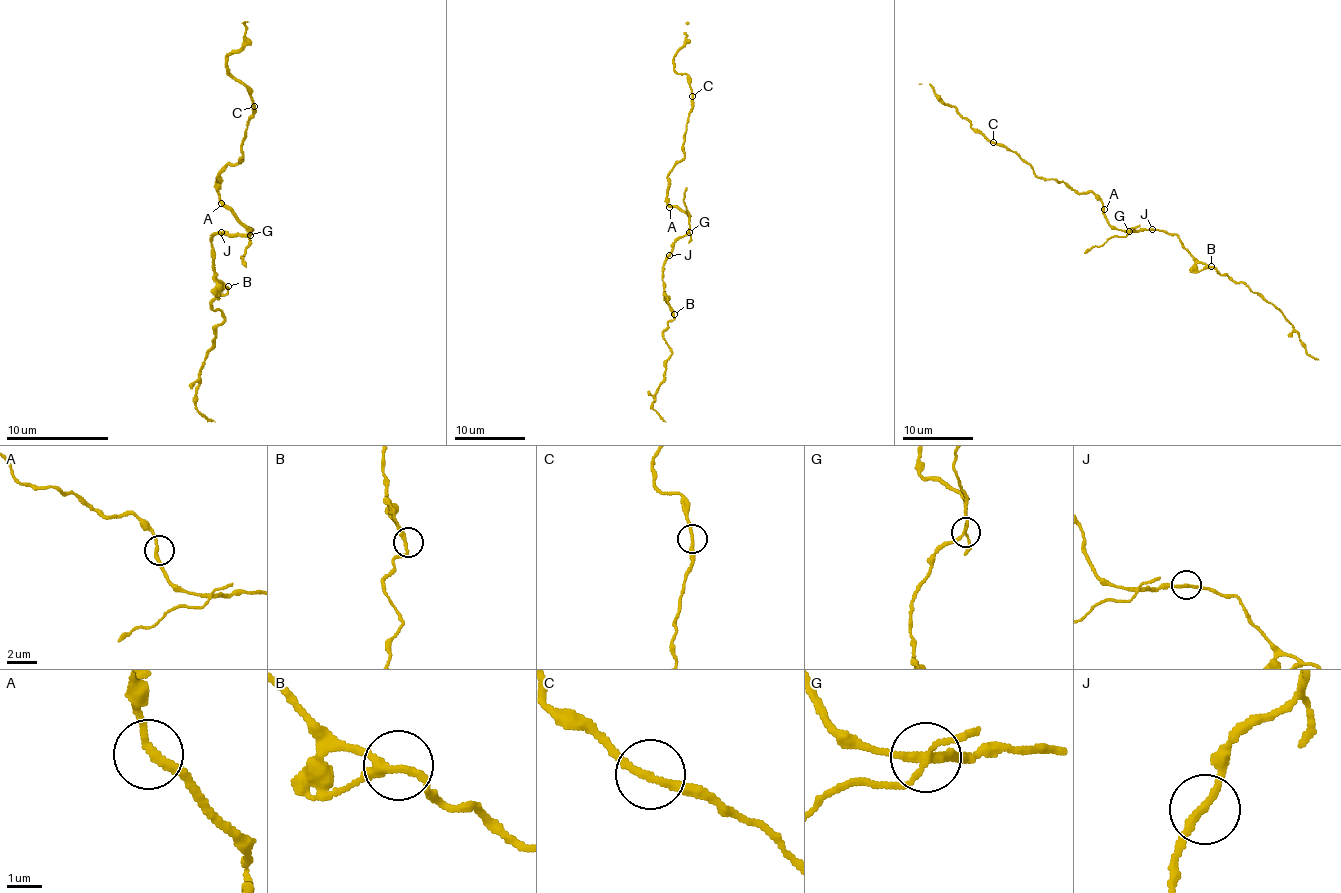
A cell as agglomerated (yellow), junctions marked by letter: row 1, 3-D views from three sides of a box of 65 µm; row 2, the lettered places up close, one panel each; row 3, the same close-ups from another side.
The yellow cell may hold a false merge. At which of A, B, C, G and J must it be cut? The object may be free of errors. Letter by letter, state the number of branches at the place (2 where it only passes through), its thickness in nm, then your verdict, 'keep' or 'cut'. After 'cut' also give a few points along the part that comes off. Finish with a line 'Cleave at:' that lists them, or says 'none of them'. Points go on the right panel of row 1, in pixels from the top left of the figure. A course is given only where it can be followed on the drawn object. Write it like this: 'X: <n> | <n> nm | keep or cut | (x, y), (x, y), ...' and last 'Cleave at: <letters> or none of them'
A: 2 | 220 nm | keep
B: 3 | 200 nm | keep
C: 2 | 200 nm | keep
G: 4 | 180 nm | cut | (1129, 230), (1099, 246), (1092, 246), (1085, 253)
J: 2 | 200 nm | keep
Cleave at: G

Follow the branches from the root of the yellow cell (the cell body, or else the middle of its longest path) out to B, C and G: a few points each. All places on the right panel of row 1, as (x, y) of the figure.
B: (1115, 227), (1122, 230), (1166, 230), (1175, 234), (1198, 261), (1211, 266)
C: (1115, 227), (1106, 220), (1103, 202), (1094, 193), (1076, 193), (1064, 182), (1040, 179), (1014, 152), (993, 142)
G: (1115, 227), (1129, 230)

